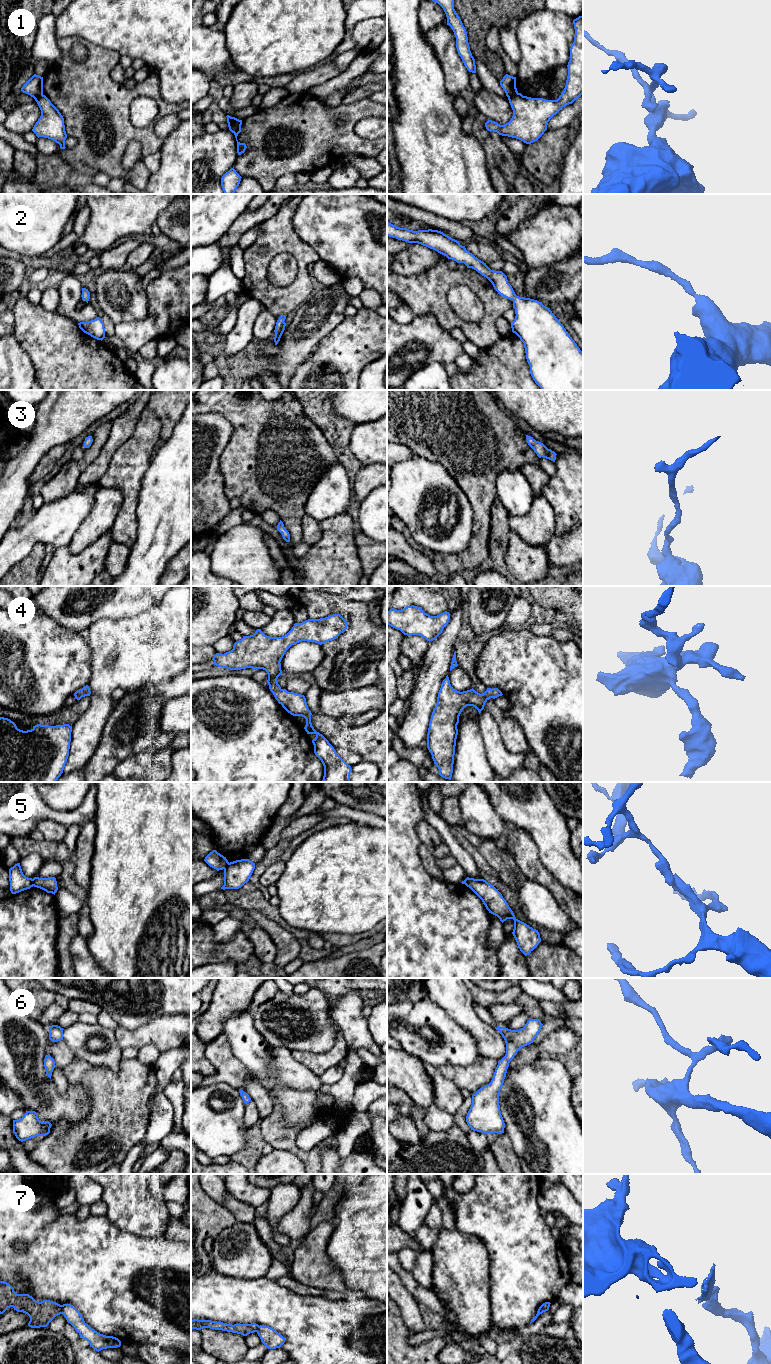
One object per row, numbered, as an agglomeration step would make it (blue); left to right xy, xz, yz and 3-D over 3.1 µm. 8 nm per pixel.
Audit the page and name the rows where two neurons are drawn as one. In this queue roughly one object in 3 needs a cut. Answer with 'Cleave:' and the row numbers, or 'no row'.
Cleave: 1, 5, 7

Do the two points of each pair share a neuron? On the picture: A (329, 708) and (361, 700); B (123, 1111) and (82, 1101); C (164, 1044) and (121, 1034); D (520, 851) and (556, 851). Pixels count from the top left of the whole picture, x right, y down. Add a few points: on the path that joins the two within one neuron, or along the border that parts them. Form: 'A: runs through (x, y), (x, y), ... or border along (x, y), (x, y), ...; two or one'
A: runs through (337, 704), (353, 702); one
B: border along (80, 1084), (89, 1095), (90, 1111), (75, 1122); two
C: runs through (153, 1037), (132, 1037); one
D: border along (524, 831), (536, 846), (540, 862), (549, 871); two

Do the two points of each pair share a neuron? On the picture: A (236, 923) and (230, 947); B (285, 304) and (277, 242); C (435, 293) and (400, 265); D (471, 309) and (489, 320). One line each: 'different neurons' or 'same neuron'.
A: different neurons
B: same neuron
C: different neurons
D: different neurons

